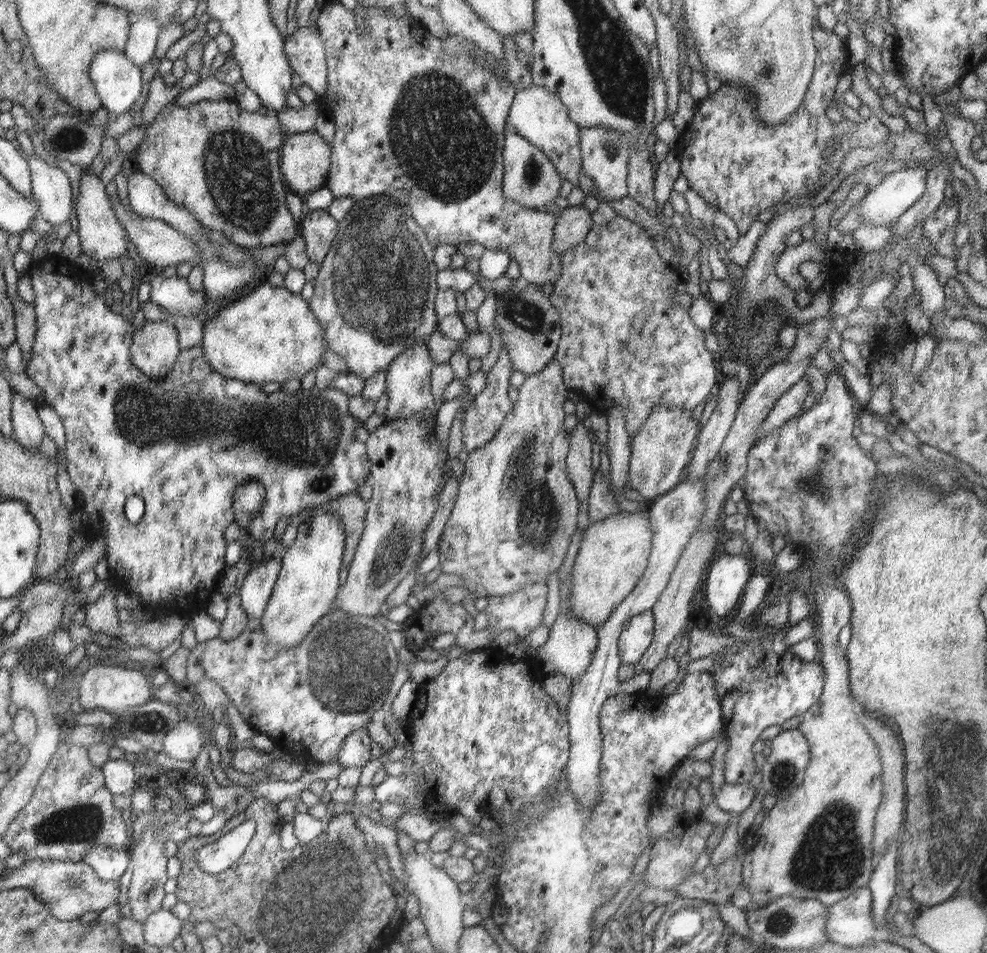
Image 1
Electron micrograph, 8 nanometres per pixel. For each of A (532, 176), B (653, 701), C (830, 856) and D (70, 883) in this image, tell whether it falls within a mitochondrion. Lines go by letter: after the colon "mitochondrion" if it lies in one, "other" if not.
A: mitochondrion
B: other
C: mitochondrion
D: mitochondrion

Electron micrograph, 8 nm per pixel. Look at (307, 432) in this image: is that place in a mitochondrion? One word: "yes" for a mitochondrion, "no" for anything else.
yes

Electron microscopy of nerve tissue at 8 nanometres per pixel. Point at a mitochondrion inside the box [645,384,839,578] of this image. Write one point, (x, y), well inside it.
(814, 483)

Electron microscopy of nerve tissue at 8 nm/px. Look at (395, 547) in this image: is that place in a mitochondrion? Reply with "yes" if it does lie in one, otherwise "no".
yes

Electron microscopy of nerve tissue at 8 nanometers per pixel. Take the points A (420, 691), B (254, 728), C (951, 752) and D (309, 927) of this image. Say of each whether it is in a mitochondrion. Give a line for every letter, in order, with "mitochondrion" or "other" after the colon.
A: other
B: other
C: mitochondrion
D: mitochondrion

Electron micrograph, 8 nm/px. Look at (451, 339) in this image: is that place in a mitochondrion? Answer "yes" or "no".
no

